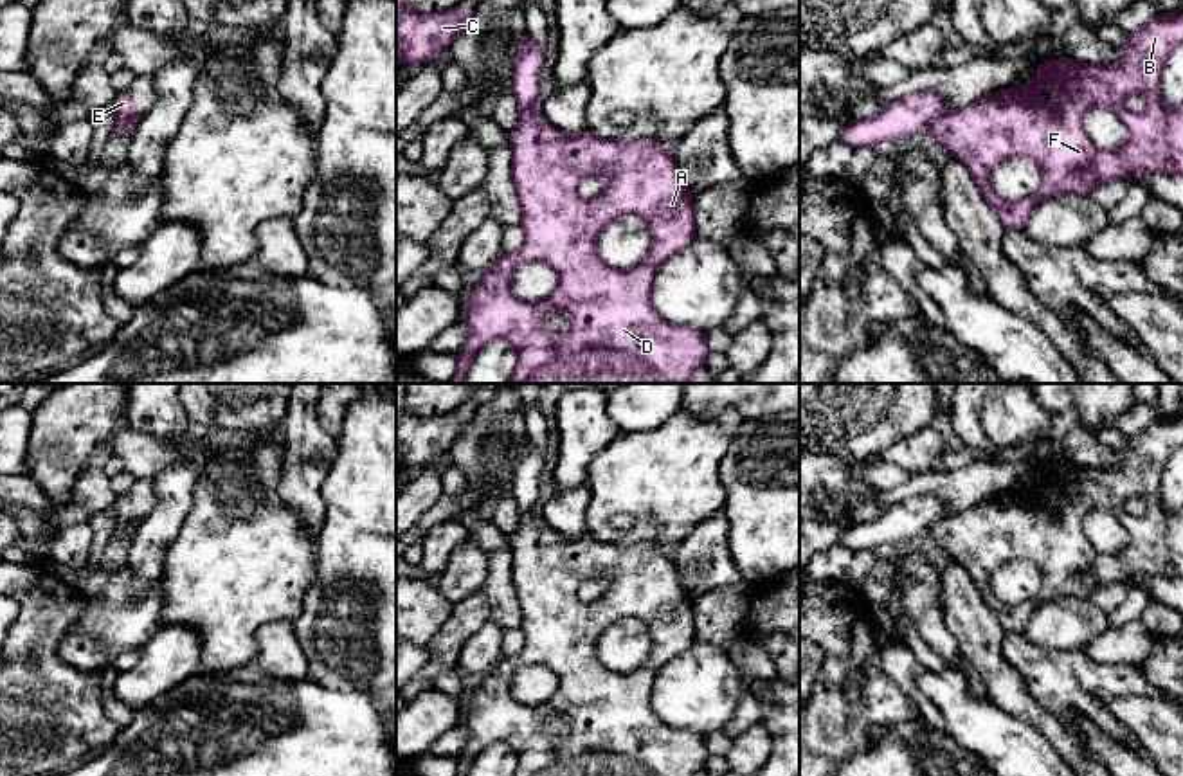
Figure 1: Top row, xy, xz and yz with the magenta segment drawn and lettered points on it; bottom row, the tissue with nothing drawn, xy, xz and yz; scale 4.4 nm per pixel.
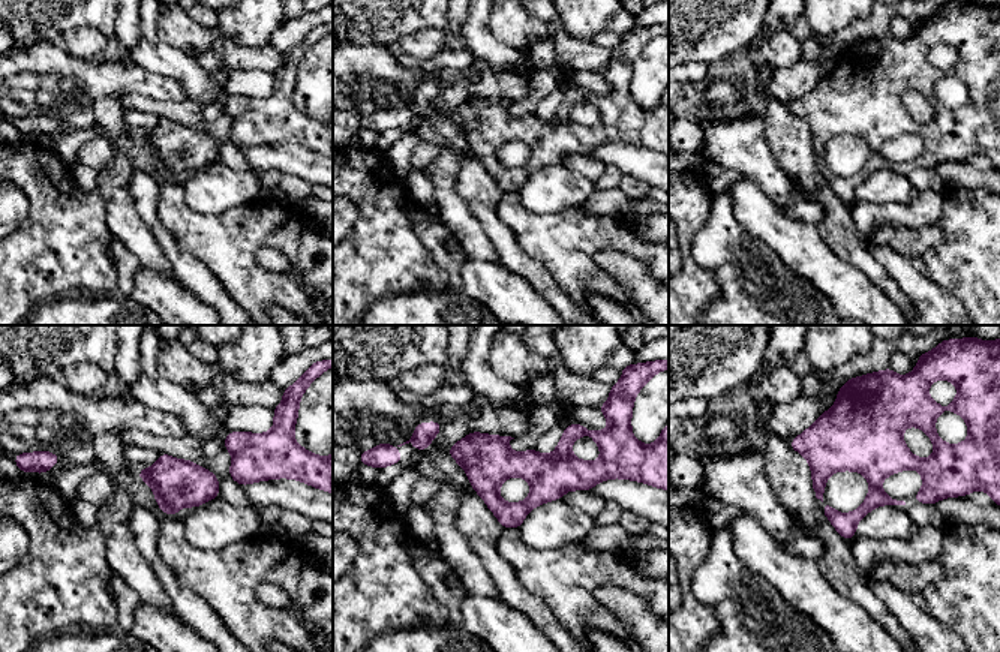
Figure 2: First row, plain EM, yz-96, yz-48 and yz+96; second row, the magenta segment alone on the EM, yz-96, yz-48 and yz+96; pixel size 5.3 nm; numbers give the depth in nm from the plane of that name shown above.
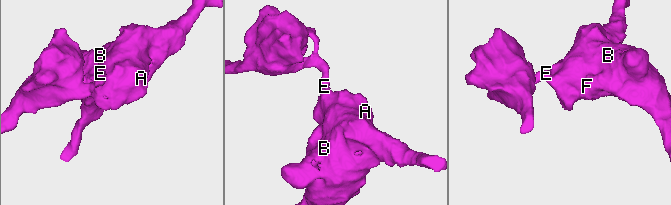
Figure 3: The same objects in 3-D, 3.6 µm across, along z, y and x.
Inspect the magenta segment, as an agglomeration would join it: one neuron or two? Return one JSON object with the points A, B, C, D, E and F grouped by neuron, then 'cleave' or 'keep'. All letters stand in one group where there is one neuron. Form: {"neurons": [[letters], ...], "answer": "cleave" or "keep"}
{"neurons": [["A", "B", "D", "F"], ["C", "E"]], "answer": "cleave"}

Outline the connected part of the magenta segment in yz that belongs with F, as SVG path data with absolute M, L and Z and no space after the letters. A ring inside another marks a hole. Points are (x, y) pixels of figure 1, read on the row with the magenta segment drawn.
M1163 13L1160 18L1129 32L1122 65L1091 67L1068 56L1053 61L1039 59L1039 72L1032 85L1014 86L985 95L969 106L942 113L929 122L931 133L956 160L967 166L978 189L998 212L1005 230L1023 230L1037 202L1053 194L1089 194L1098 182L1125 180L1133 171L1183 175L1183 106L1167 108L1161 99L1161 74L1170 54L1183 43L1183 14ZM1044 85L1059 92L1052 106L1044 106L1037 94ZM1138 92L1147 99L1142 113L1129 112L1124 97ZM1091 106L1111 108L1125 124L1129 137L1115 151L1097 148L1080 126L1082 113ZM1012 157L1028 157L1043 171L1037 191L1025 200L1007 202L990 184L992 169Z

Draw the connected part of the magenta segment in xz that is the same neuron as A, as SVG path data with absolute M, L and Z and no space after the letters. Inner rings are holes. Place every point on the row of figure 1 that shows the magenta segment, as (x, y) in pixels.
M540 112L520 113L519 126L510 133L510 148L524 245L517 252L502 254L486 270L479 286L465 302L470 337L457 353L457 373L450 383L465 383L475 355L493 340L508 340L519 355L508 383L690 383L709 355L706 337L693 328L663 320L650 304L657 266L695 239L693 194L682 185L673 158L654 139L619 142L603 139L591 130L576 135L558 135ZM594 173L603 173L607 185L600 196L582 198L578 185ZM627 214L646 221L652 234L652 248L646 261L639 266L616 270L598 254L598 238L609 223ZM524 261L546 261L556 270L558 283L547 299L529 304L517 299L511 292L511 272ZM555 310L562 310L571 317L571 329L565 335L553 335L542 326L542 319Z

